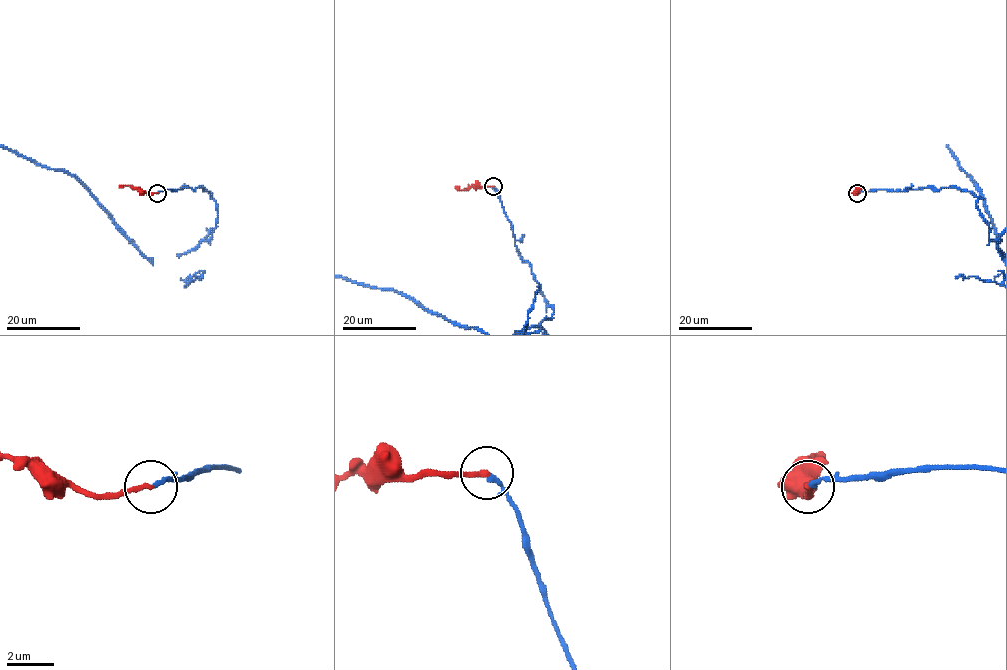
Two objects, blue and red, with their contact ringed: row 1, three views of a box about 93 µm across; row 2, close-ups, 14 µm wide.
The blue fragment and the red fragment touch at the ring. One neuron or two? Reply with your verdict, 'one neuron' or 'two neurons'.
two neurons

